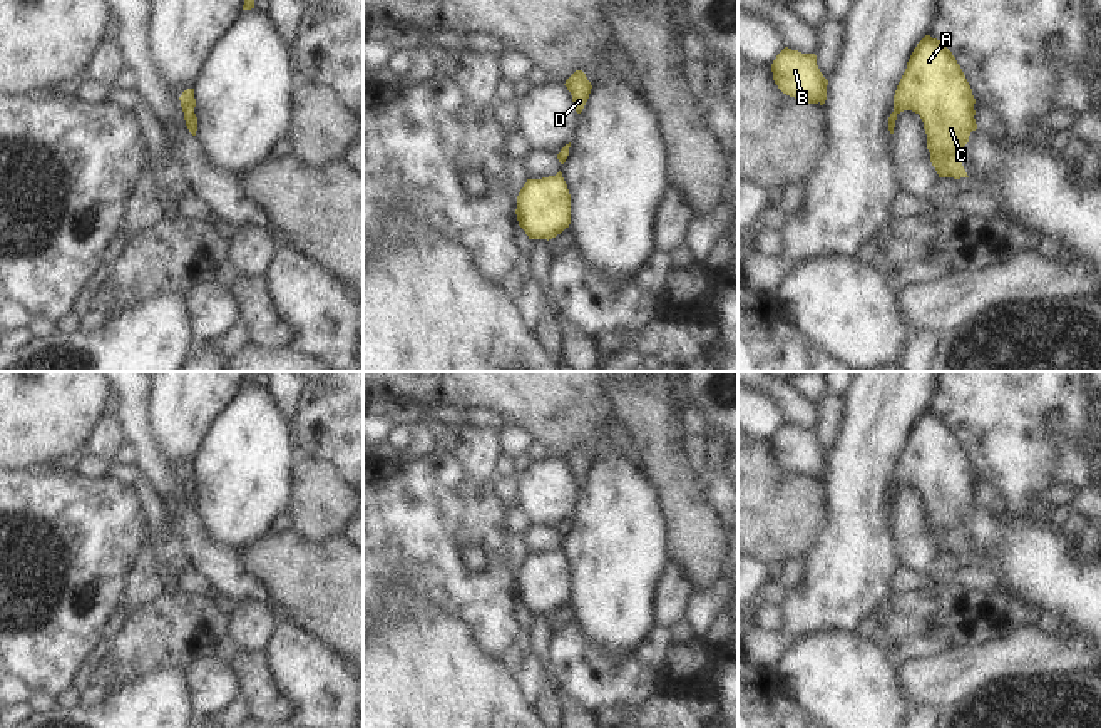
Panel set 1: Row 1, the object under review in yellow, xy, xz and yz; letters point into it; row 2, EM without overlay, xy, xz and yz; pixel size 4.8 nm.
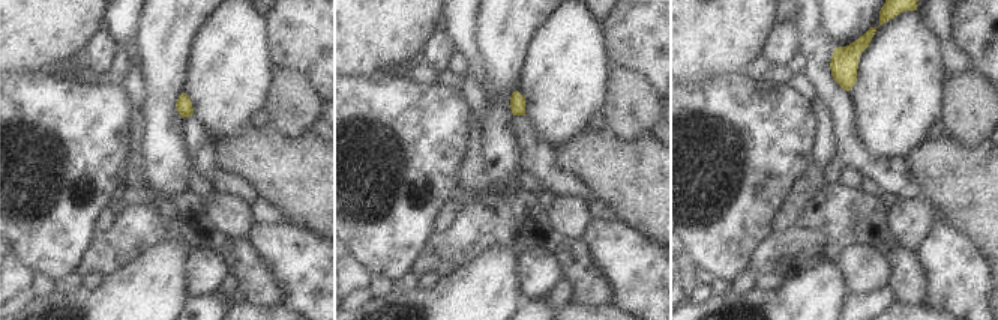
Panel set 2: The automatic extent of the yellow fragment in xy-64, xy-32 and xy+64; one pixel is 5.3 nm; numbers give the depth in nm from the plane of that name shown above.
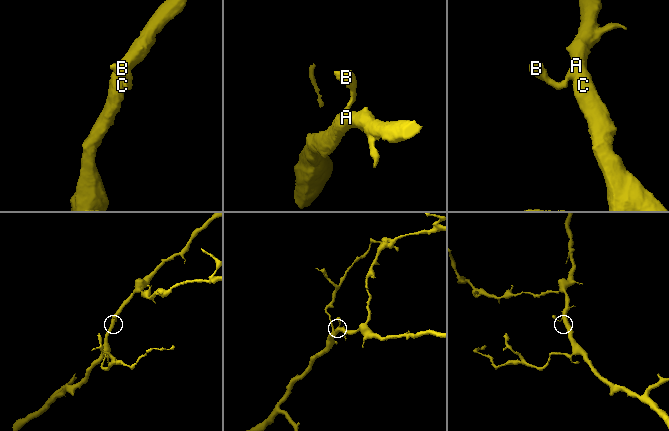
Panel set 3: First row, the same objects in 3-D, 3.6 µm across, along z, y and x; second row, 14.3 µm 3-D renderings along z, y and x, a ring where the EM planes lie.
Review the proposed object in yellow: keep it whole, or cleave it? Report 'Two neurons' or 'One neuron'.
One neuron.

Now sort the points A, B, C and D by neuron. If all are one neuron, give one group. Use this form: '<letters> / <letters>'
A B C D

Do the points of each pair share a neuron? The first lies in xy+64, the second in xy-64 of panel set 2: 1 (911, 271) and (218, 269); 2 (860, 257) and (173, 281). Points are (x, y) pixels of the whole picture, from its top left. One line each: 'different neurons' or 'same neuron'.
1: different neurons
2: different neurons

